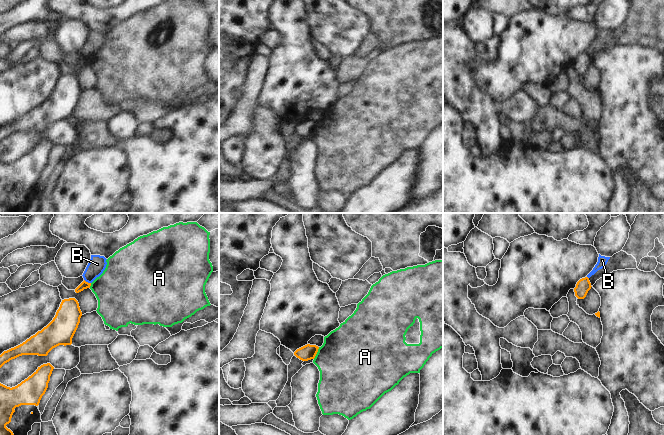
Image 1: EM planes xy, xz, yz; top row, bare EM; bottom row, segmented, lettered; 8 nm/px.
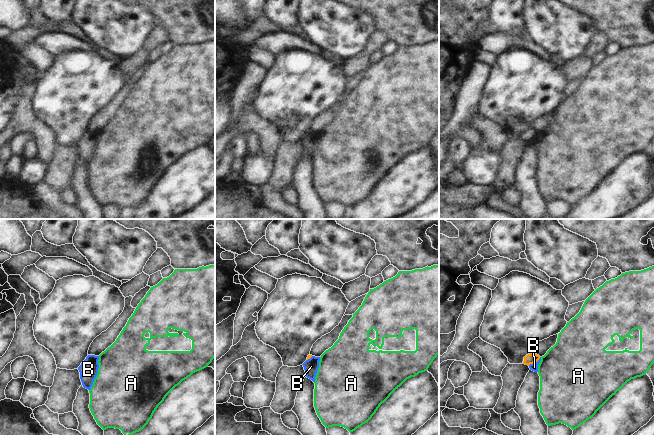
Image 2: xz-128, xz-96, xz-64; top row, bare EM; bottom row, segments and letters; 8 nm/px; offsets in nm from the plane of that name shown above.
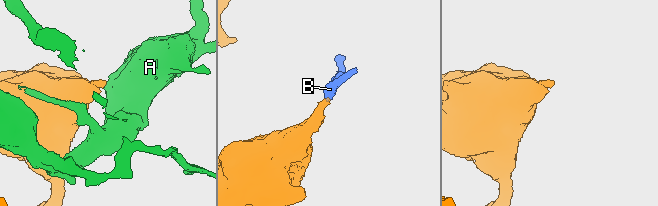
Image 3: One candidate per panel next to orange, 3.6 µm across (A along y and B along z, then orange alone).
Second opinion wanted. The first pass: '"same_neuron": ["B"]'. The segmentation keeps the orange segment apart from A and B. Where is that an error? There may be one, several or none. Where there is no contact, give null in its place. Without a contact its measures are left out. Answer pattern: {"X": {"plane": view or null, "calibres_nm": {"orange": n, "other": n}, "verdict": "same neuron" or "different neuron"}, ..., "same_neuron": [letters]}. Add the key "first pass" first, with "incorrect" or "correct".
{"first pass": "incorrect", "A": {"plane": "xz", "calibres_nm": {"orange": 120, "other": 460}, "verdict": "different neuron"}, "B": {"plane": "xy", "calibres_nm": {"orange": 60, "other": 140}, "verdict": "different neuron"}, "same_neuron": []}

